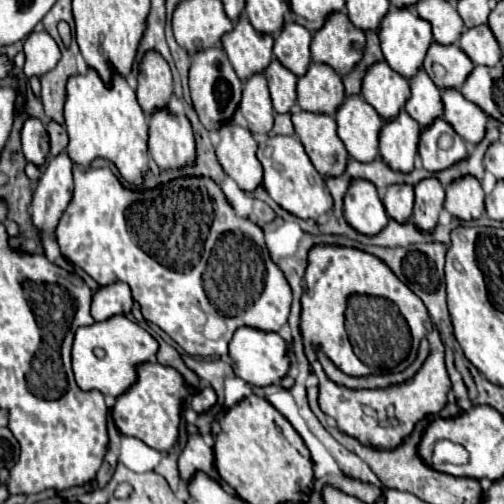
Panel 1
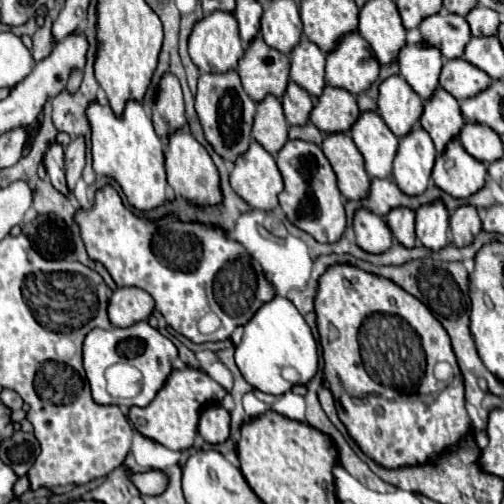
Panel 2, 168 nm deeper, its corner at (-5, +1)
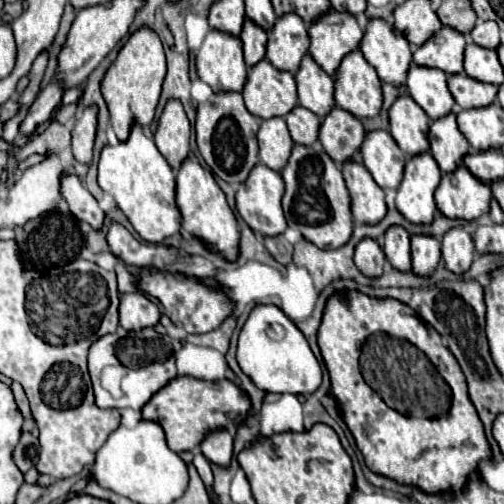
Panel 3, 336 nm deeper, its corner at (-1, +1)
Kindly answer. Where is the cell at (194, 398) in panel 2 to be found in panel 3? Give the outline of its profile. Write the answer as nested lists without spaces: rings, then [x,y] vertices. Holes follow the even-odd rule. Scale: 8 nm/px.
[[[175,377],[167,389],[161,389],[151,397],[143,407],[143,419],[157,421],[167,437],[169,447],[175,453],[195,449],[203,437],[215,429],[227,429],[233,423],[233,417],[245,415],[251,409],[251,401],[245,391],[231,379],[223,381],[203,381],[195,377]]]

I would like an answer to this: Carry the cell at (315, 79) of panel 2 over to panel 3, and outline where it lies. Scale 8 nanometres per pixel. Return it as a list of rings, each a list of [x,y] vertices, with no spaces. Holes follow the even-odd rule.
[[[307,55],[303,59],[303,65],[299,67],[299,73],[295,75],[297,91],[299,91],[299,105],[313,111],[317,117],[325,117],[335,107],[333,97],[333,79],[311,61]]]

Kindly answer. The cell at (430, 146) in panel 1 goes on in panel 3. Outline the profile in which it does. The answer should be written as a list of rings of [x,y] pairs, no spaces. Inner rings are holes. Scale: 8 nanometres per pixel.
[[[463,165],[455,173],[445,173],[439,189],[435,191],[437,209],[447,219],[463,219],[477,221],[485,213],[489,213],[491,189],[487,185],[479,185]]]

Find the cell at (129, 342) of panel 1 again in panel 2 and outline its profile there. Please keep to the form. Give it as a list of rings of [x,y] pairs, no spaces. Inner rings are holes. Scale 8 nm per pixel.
[[[147,321],[133,323],[131,327],[111,327],[111,329],[91,329],[83,343],[83,367],[87,373],[87,381],[91,385],[91,395],[97,403],[107,405],[139,405],[145,407],[157,395],[167,375],[171,373],[171,359],[177,357],[177,347],[163,337],[157,329],[153,329]],[[115,363],[127,363],[137,367],[143,373],[143,391],[135,399],[117,399],[105,389],[105,369]]]

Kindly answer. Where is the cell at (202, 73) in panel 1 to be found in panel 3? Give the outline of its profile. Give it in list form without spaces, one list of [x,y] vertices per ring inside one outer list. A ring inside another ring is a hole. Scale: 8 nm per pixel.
[[[215,93],[215,95],[211,95],[211,99],[207,103],[197,107],[197,123],[195,123],[197,147],[199,147],[199,153],[205,159],[207,167],[213,171],[213,175],[217,175],[219,179],[223,179],[227,183],[243,183],[249,177],[251,169],[259,163],[259,143],[257,143],[259,125],[261,125],[261,121],[247,111],[241,93]]]

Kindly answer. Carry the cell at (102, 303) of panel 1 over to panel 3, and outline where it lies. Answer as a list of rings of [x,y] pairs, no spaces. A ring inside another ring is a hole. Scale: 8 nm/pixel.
[[[141,293],[121,295],[119,321],[127,331],[141,331],[145,327],[155,327],[161,319],[161,309]]]

